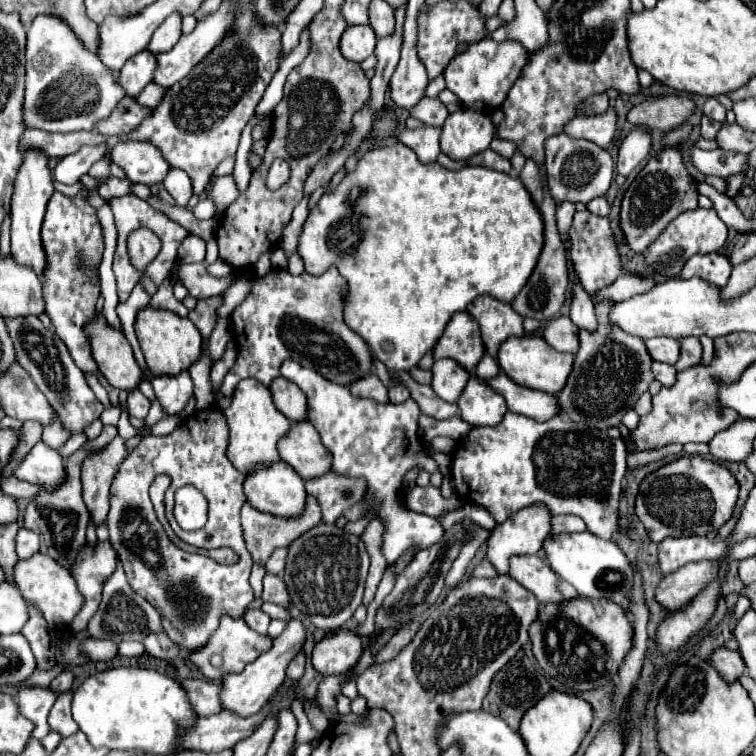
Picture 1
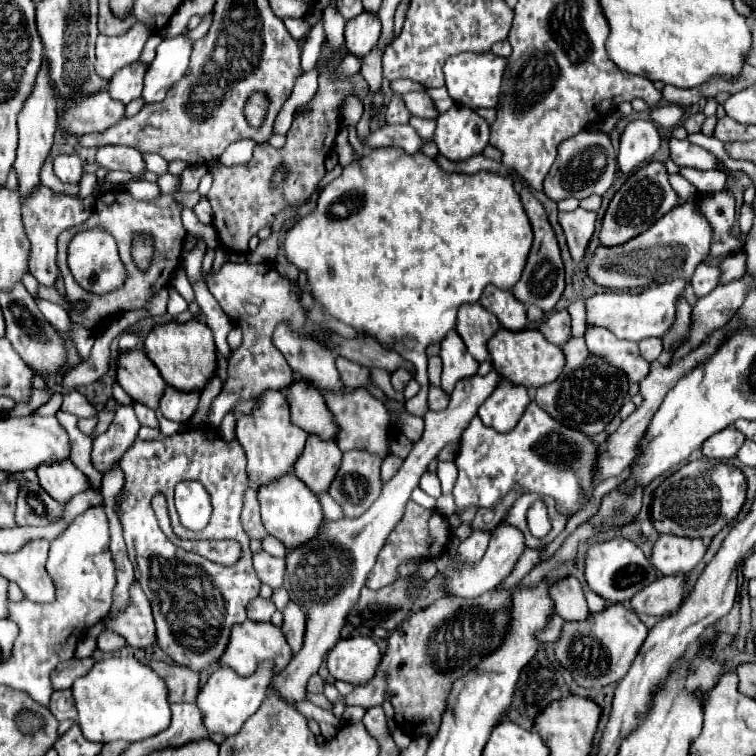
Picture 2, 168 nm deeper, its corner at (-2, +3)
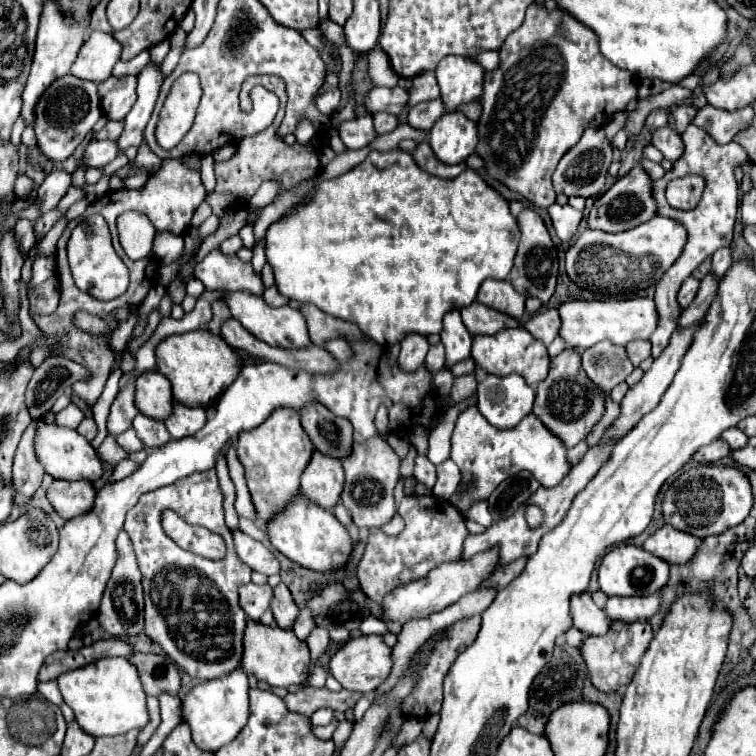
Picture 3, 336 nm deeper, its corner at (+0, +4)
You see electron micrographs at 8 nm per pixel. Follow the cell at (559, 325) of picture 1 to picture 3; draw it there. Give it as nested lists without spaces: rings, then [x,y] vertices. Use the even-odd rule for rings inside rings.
[[[549,308],[549,310],[543,310],[539,314],[535,314],[527,324],[525,328],[537,338],[541,340],[545,346],[549,346],[553,342],[553,338],[559,334],[559,328],[561,328],[561,318],[559,318],[559,312],[555,308]]]

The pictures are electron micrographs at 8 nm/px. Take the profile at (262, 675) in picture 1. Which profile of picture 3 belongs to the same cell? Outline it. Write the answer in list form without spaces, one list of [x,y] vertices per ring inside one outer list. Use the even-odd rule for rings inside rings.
[[[239,668],[233,674],[225,674],[225,678],[213,678],[199,686],[195,686],[183,698],[185,722],[191,726],[193,740],[203,750],[217,750],[229,744],[249,720],[249,682],[247,674]]]

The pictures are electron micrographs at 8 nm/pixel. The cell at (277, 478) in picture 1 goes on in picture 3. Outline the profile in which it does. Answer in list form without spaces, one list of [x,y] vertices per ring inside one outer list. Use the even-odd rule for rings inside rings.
[[[297,494],[297,502],[293,502],[293,506],[285,510],[285,514],[277,514],[277,518],[269,522],[267,534],[271,544],[283,556],[297,562],[299,566],[317,572],[327,572],[331,568],[345,566],[353,546],[347,528],[339,524],[339,520],[329,510],[321,510],[321,506],[313,506],[313,502],[309,502],[309,498],[305,498],[303,494]]]

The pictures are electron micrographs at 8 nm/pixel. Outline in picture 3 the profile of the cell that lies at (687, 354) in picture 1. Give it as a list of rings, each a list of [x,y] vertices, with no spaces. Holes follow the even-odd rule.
[[[693,124],[687,128],[687,132],[681,134],[681,138],[685,142],[683,158],[679,158],[675,162],[673,170],[669,170],[661,180],[653,182],[653,194],[655,194],[655,200],[657,200],[657,206],[659,206],[657,214],[667,216],[667,218],[677,218],[689,232],[689,238],[687,238],[687,244],[685,244],[681,258],[667,270],[663,280],[655,286],[657,288],[655,290],[655,304],[657,304],[657,310],[659,310],[659,324],[657,324],[657,330],[649,338],[651,344],[653,344],[653,352],[651,352],[653,358],[657,358],[661,354],[661,348],[667,344],[669,336],[677,328],[677,318],[683,312],[683,308],[677,302],[677,290],[681,288],[681,282],[685,278],[689,278],[691,272],[695,268],[699,268],[699,264],[707,256],[711,256],[717,248],[729,246],[731,240],[733,240],[735,216],[737,216],[737,208],[739,208],[739,186],[735,182],[733,168],[749,160],[748,156],[745,156],[745,150],[741,150],[741,146],[737,146],[735,142],[721,146],[721,144],[713,142],[713,138],[709,138],[709,134],[705,134],[705,130],[701,130],[699,126],[693,126]],[[689,174],[701,174],[705,178],[703,198],[701,198],[701,202],[697,204],[695,210],[673,210],[673,206],[669,206],[669,202],[665,198],[667,184],[673,178],[683,178],[683,176],[689,176]]]

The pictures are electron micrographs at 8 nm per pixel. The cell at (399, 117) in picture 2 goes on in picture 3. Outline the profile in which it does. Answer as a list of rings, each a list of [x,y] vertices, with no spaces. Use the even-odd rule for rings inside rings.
[[[377,114],[377,122],[375,122],[375,130],[377,134],[387,134],[393,132],[399,126],[399,118],[393,114]]]

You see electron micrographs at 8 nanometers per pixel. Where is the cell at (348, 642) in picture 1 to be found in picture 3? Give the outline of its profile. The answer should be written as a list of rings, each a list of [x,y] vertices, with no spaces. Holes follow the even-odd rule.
[[[357,636],[347,640],[329,660],[329,670],[335,676],[335,680],[345,688],[353,692],[373,692],[391,670],[391,648],[381,640],[381,636]]]

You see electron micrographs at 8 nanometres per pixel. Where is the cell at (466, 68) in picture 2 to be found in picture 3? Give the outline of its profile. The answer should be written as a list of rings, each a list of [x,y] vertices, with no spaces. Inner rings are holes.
[[[443,58],[435,74],[447,112],[453,112],[461,104],[481,98],[481,90],[485,86],[485,70],[481,70],[481,66],[477,66],[477,62],[471,58]]]

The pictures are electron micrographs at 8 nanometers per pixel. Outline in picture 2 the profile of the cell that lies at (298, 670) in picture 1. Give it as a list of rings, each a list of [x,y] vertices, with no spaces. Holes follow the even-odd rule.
[[[289,601],[287,607],[283,609],[283,627],[281,627],[287,643],[293,649],[293,655],[299,651],[301,643],[303,643],[303,631],[305,631],[305,613],[303,609]]]

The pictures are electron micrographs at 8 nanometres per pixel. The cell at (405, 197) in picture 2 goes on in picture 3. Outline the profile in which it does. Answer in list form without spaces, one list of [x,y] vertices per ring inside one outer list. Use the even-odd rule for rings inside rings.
[[[395,148],[395,150],[387,150],[387,152],[371,150],[369,156],[359,166],[351,168],[349,172],[345,172],[333,180],[325,180],[317,188],[315,196],[305,206],[301,206],[293,212],[287,212],[281,220],[277,220],[269,226],[267,238],[265,238],[267,240],[265,252],[267,252],[267,262],[273,266],[275,282],[279,286],[281,294],[285,294],[293,300],[299,300],[301,304],[305,304],[305,302],[315,304],[319,310],[325,310],[325,314],[329,314],[329,316],[357,324],[377,344],[391,346],[395,342],[401,342],[409,334],[421,334],[421,336],[439,334],[441,326],[443,326],[443,316],[449,310],[469,306],[475,300],[477,290],[485,278],[503,280],[509,274],[509,270],[513,268],[513,258],[517,254],[517,242],[521,238],[519,232],[521,230],[517,226],[517,218],[511,214],[509,202],[495,188],[491,188],[475,170],[465,170],[453,180],[443,180],[437,176],[429,176],[429,172],[421,170],[417,166],[417,162],[413,162],[413,156],[409,152]]]

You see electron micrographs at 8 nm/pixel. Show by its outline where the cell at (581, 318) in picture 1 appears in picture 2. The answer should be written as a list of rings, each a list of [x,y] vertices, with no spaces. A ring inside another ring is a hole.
[[[587,327],[585,341],[593,357],[599,357],[615,369],[623,371],[629,383],[639,383],[643,375],[647,375],[649,363],[639,355],[637,343],[617,339],[615,335],[611,335],[611,331],[603,327]]]

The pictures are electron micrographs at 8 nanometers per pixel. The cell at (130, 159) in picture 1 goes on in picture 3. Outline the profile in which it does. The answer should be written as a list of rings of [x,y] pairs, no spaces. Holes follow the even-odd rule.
[[[91,140],[85,146],[83,160],[85,160],[85,166],[89,166],[89,168],[103,168],[111,160],[115,160],[119,156],[119,152],[121,150],[113,140]]]

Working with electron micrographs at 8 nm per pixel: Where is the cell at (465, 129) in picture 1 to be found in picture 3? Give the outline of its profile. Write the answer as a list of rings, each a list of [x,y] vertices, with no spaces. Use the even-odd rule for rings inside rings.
[[[445,112],[429,130],[429,144],[435,156],[445,164],[459,164],[467,160],[477,146],[477,122],[469,120],[463,112]]]

